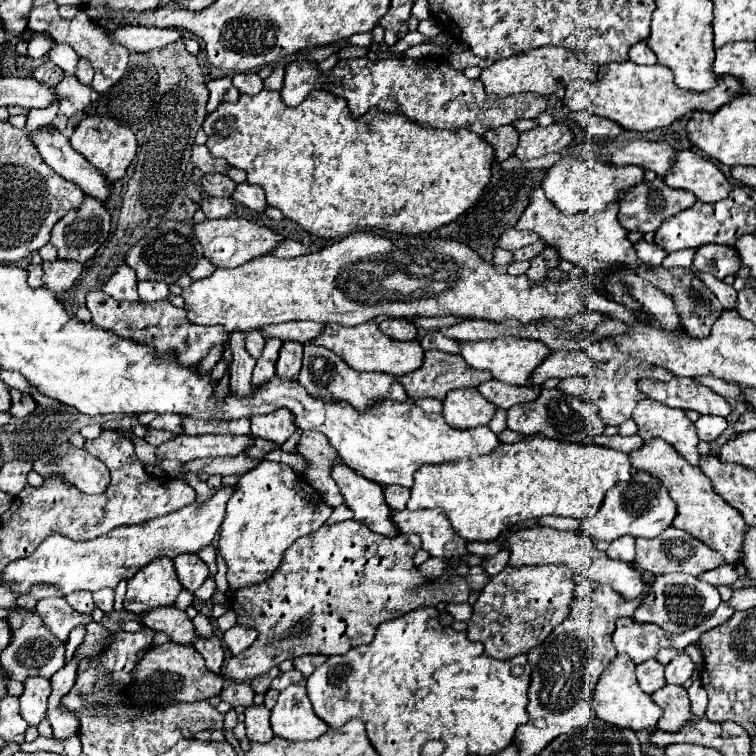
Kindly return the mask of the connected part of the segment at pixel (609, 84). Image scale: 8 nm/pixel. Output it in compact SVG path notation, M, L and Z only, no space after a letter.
M632 61L602 65L598 73L598 81L570 81L566 85L566 93L562 97L564 105L570 111L590 111L600 117L608 117L616 121L620 127L630 131L654 131L668 127L682 115L690 111L708 111L714 113L720 105L728 103L732 97L740 95L740 85L736 81L720 81L716 79L716 89L708 93L692 93L674 85L672 71L662 65L636 65Z

